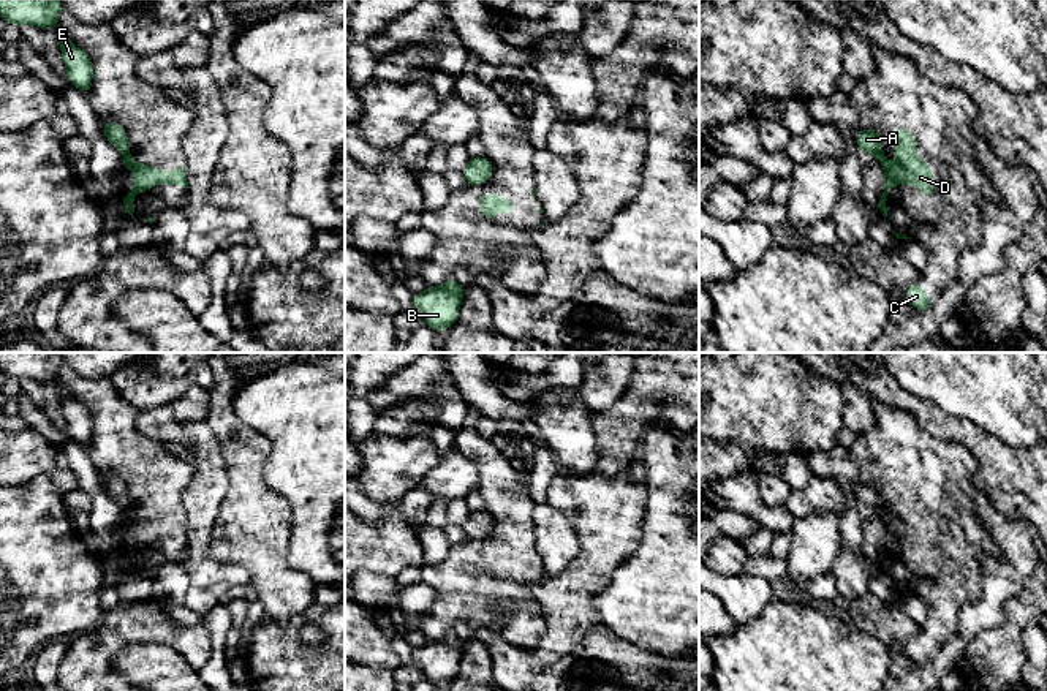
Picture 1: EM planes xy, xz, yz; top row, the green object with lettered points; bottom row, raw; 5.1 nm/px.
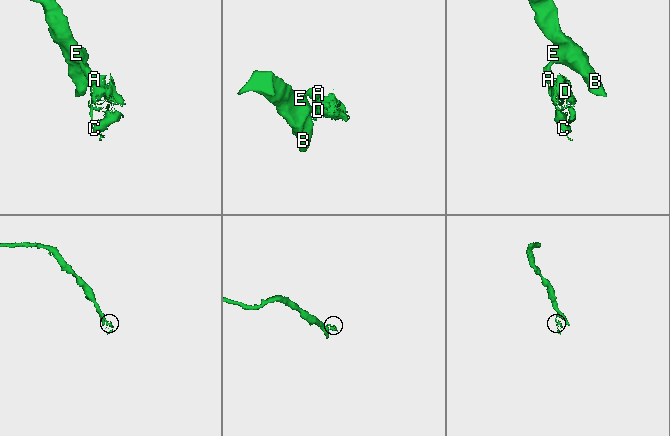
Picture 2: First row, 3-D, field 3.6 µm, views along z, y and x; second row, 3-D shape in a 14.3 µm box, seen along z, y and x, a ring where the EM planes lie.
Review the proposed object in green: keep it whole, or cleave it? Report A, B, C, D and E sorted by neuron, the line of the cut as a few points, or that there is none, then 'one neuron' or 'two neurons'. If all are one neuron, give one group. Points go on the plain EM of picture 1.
A B E / C D; cut in xy along (128, 506), (124, 511); two neurons

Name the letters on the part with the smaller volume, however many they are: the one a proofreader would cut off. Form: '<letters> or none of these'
C, D

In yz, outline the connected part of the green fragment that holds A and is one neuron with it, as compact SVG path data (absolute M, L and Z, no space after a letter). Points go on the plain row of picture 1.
M870 482L860 484L860 487L857 489L856 498L860 506L867 506L875 512L878 512L884 504L879 487Z

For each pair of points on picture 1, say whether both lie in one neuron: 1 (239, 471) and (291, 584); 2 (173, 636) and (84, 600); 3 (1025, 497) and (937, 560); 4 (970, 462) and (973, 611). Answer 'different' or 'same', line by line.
1: same
2: different
3: different
4: different

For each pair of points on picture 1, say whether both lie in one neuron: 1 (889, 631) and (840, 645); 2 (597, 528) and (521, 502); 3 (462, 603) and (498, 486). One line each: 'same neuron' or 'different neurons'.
1: different neurons
2: different neurons
3: same neuron

